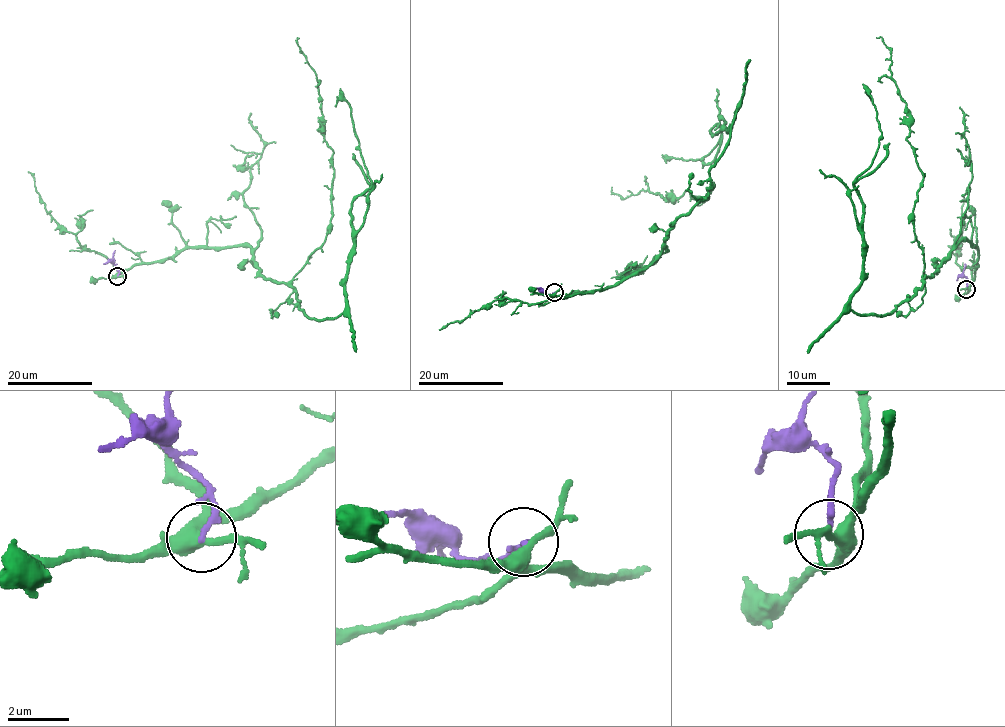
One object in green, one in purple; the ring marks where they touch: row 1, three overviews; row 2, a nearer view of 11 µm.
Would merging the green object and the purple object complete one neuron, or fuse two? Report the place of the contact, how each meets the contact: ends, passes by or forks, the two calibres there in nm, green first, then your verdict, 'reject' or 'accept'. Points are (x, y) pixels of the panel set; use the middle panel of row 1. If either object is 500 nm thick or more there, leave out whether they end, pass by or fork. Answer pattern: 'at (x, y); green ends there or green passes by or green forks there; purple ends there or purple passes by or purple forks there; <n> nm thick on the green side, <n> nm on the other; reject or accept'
at (554, 292); green forks there; purple ends there; 360 nm thick on the green side, 180 nm on the other; reject

